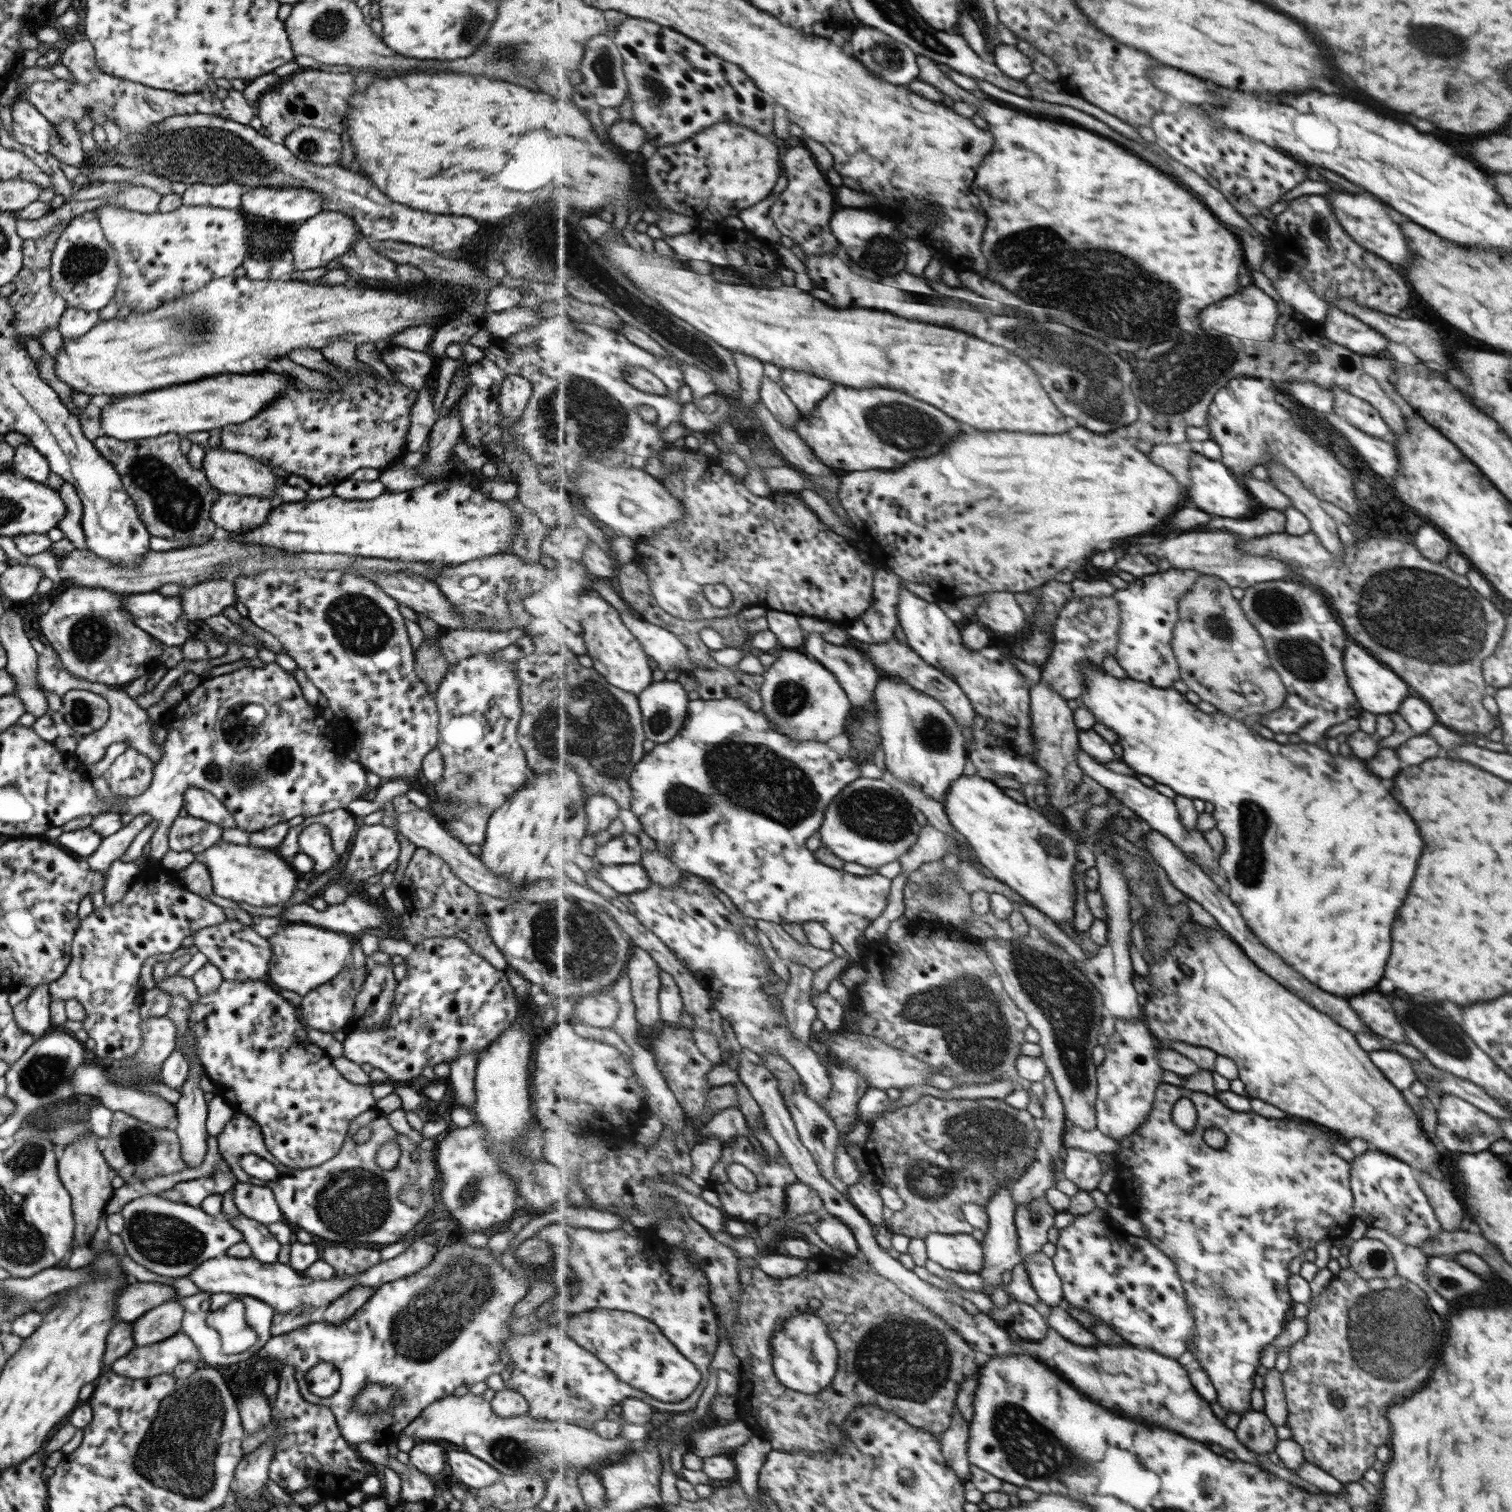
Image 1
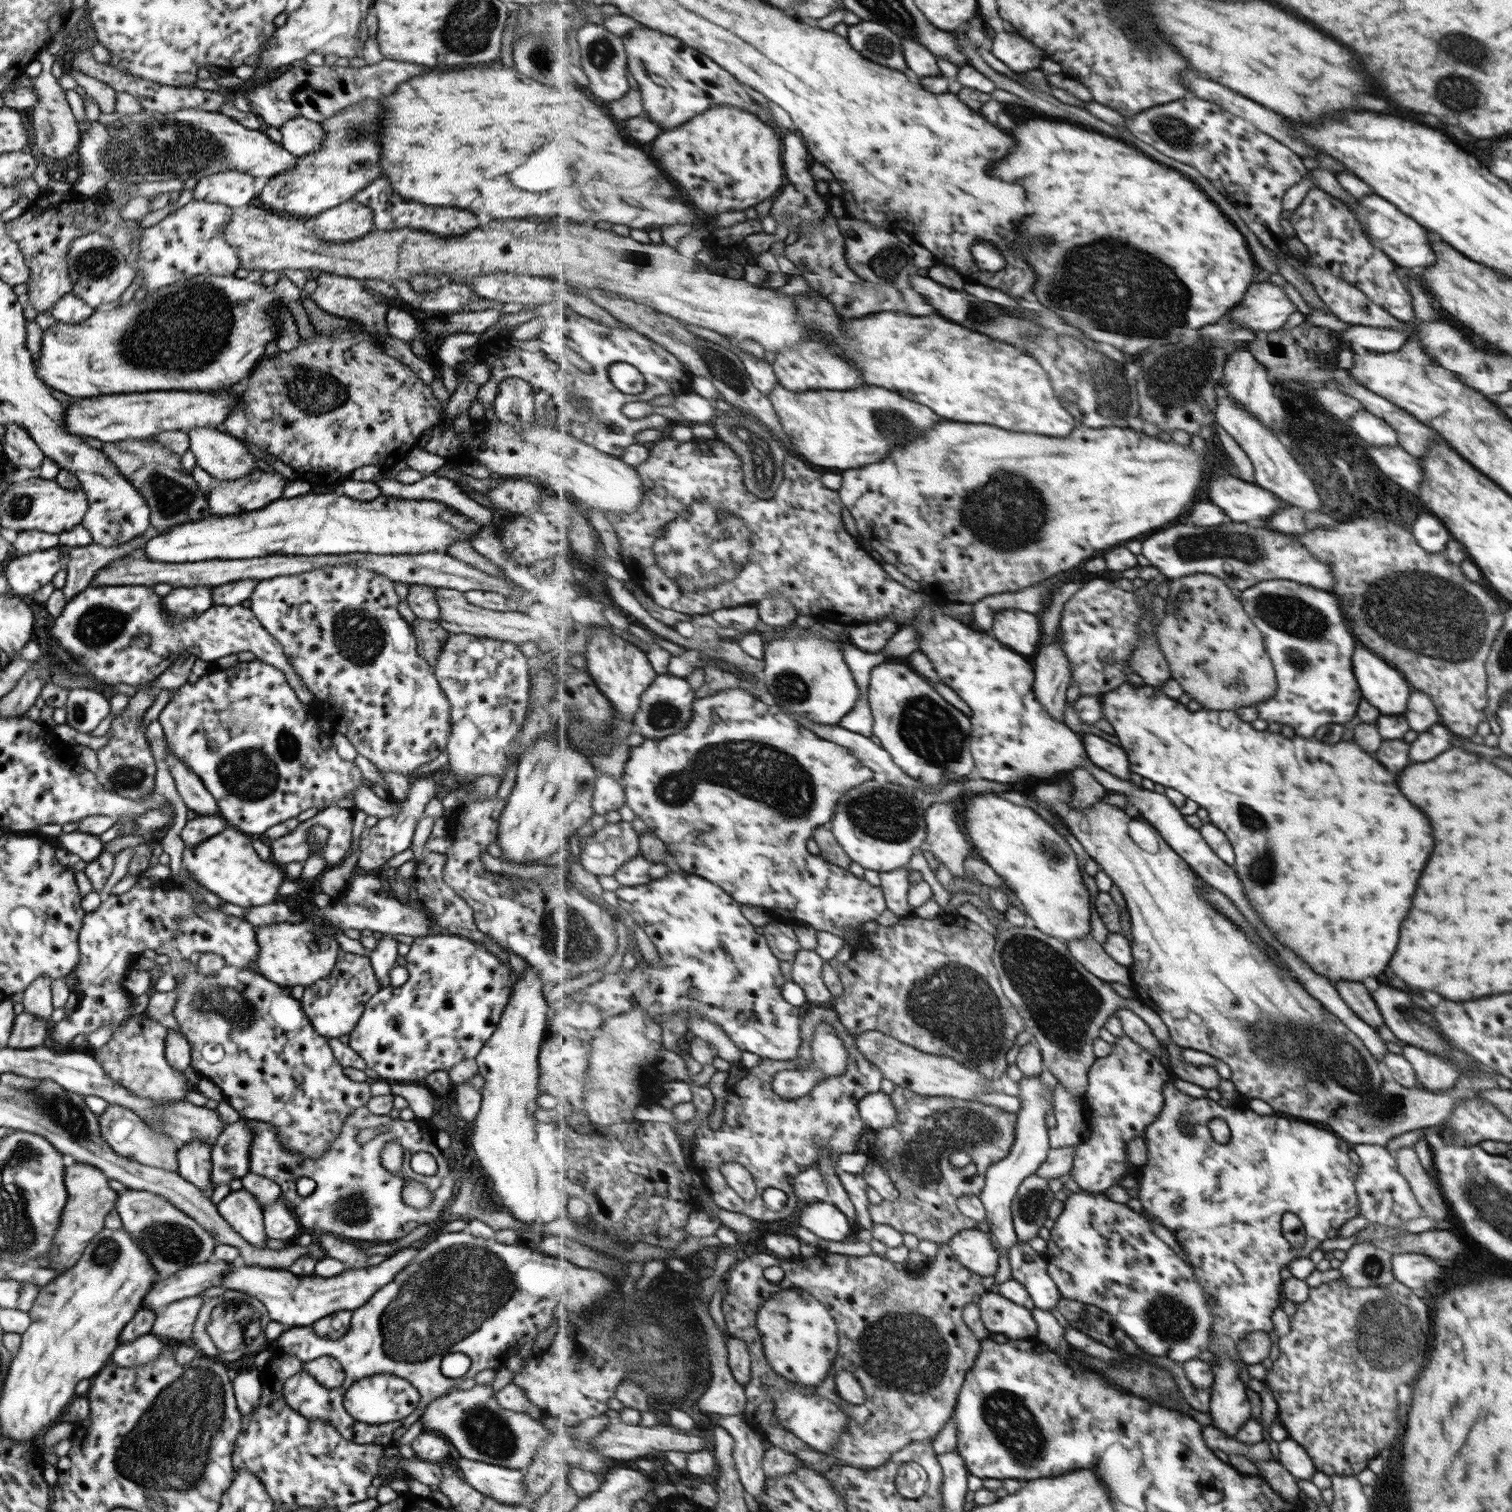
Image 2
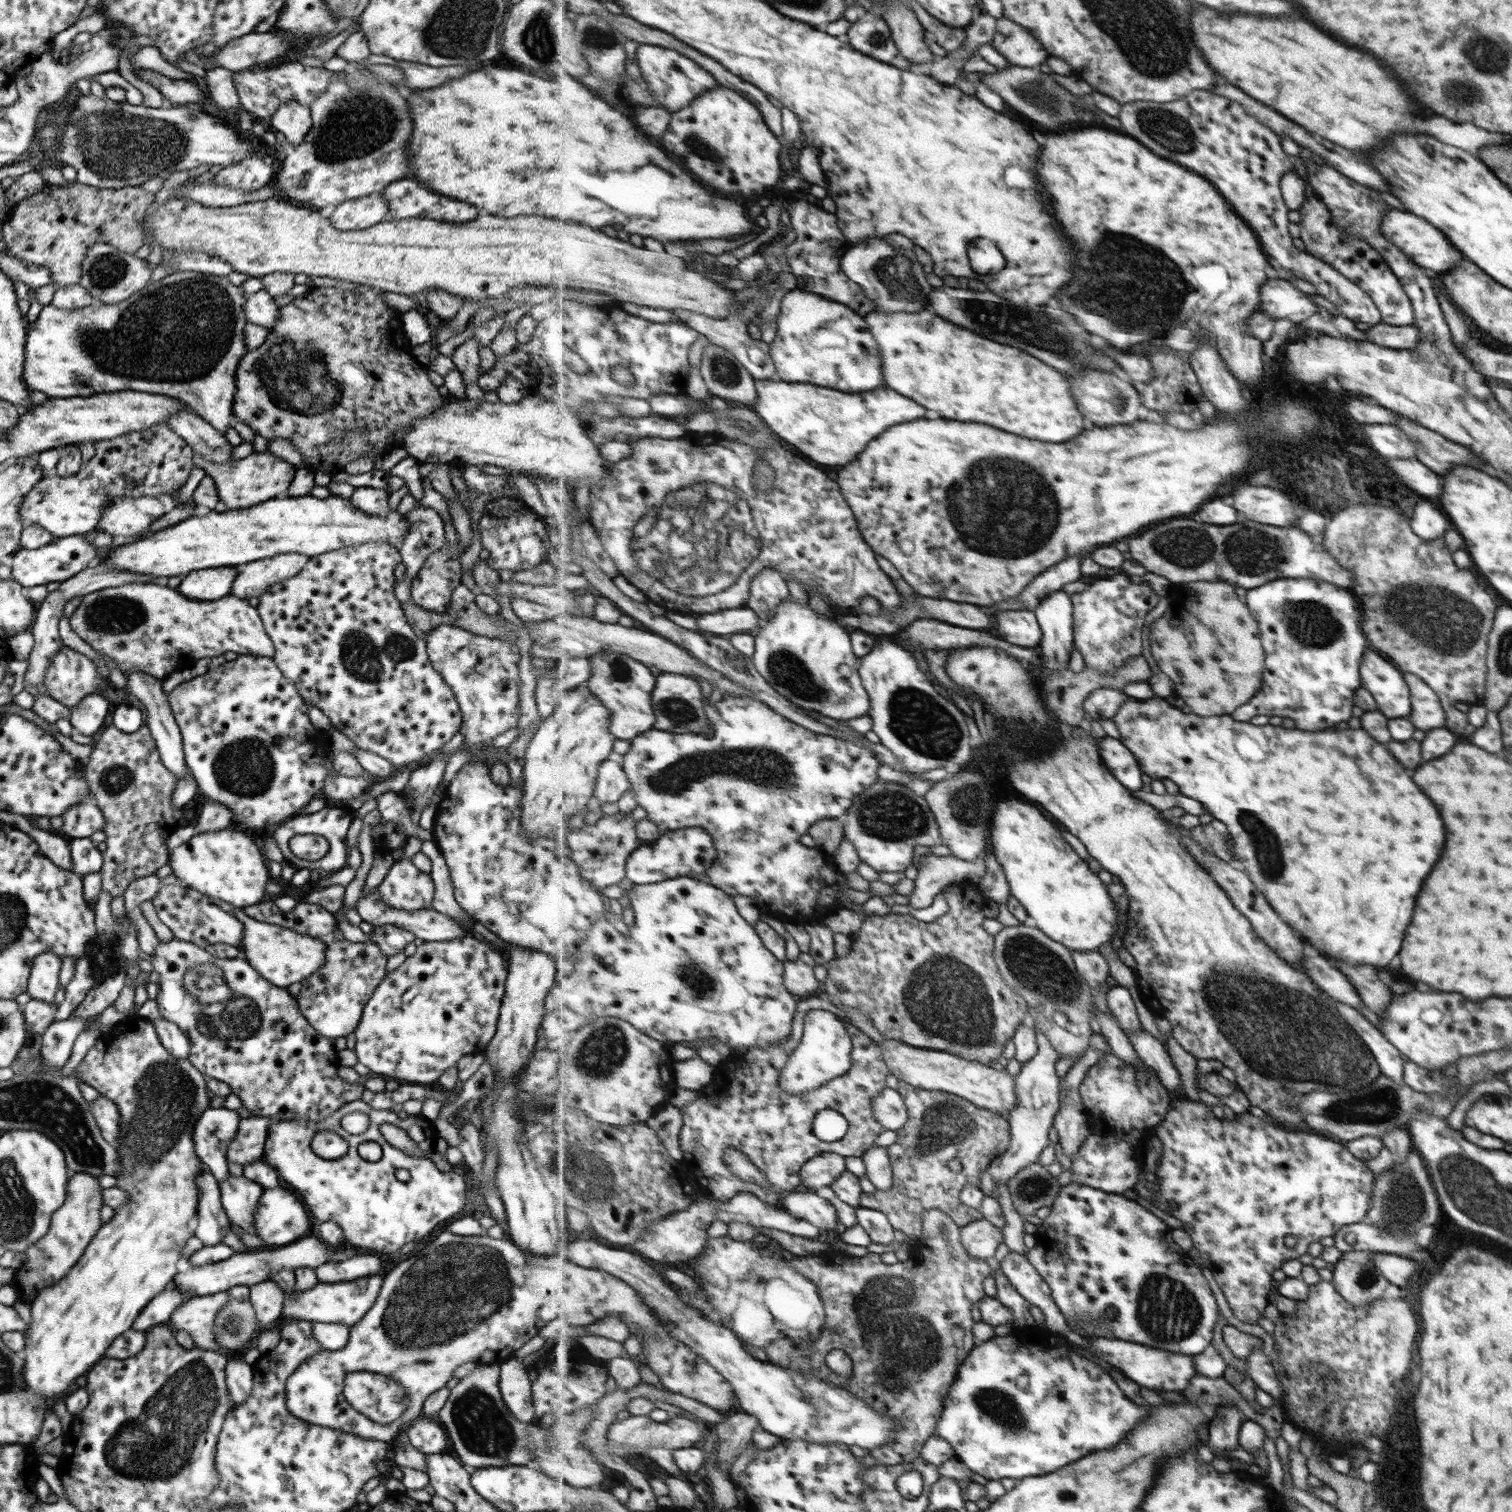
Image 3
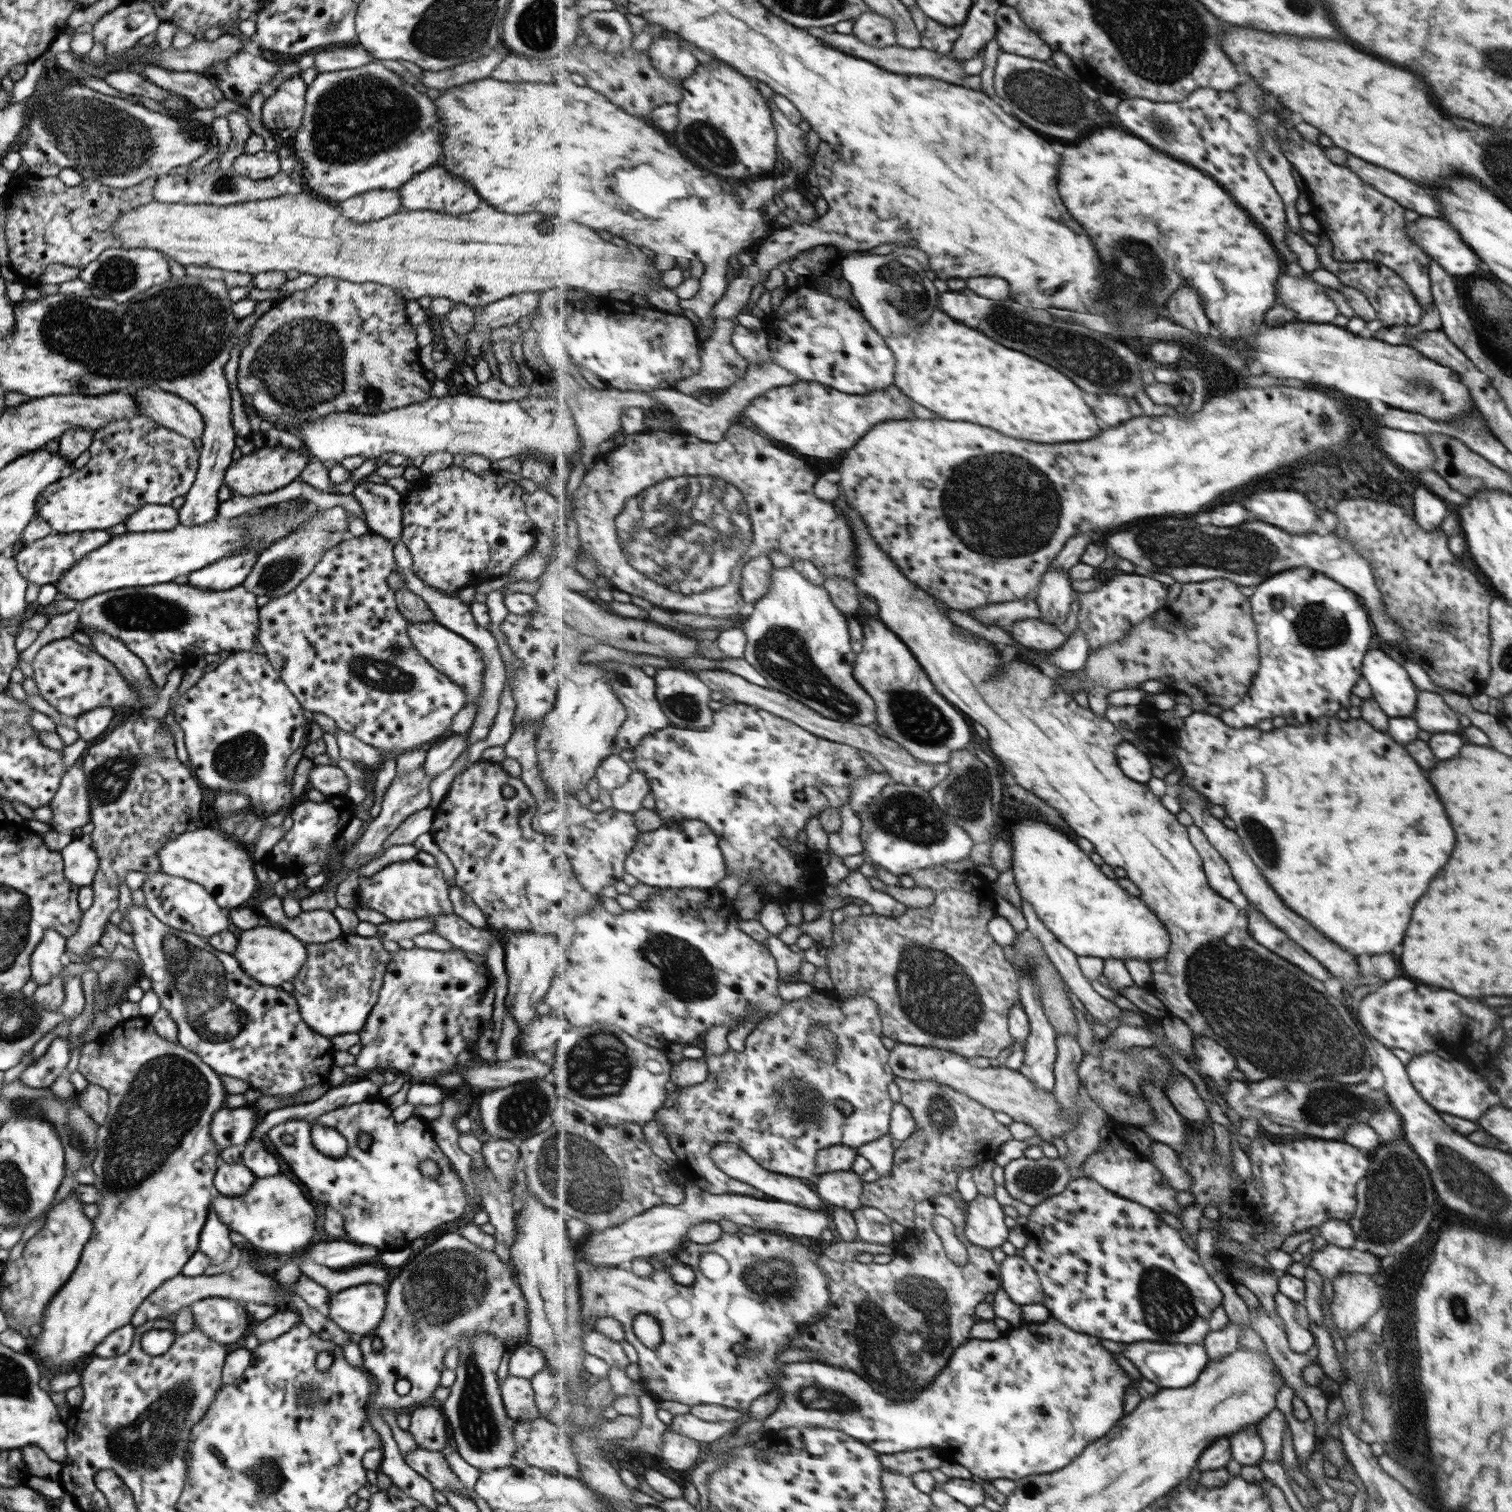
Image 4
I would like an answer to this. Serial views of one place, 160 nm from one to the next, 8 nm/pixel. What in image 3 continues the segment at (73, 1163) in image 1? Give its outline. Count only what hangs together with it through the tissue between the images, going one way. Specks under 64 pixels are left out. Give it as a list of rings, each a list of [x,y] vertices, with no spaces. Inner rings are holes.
[[[70,1173],[65,1188],[65,1199],[63,1200],[63,1204],[51,1215],[48,1231],[24,1252],[25,1262],[16,1270],[12,1284],[15,1290],[17,1290],[17,1299],[25,1299],[29,1303],[38,1290],[53,1285],[55,1281],[65,1276],[69,1272],[69,1269],[77,1263],[92,1236],[102,1225],[99,1216],[99,1209],[104,1205],[104,1201],[101,1200],[102,1189],[97,1186],[95,1177],[81,1173]]]

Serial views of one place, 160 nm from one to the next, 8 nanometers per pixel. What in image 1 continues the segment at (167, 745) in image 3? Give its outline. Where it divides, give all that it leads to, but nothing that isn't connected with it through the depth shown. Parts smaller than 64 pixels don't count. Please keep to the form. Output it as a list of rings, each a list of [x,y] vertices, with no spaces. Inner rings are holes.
[[[193,787],[185,789],[182,796],[182,808],[189,816],[204,820],[211,824],[217,824],[219,828],[236,827],[233,815],[225,808],[225,805],[221,804],[211,793],[205,790]]]

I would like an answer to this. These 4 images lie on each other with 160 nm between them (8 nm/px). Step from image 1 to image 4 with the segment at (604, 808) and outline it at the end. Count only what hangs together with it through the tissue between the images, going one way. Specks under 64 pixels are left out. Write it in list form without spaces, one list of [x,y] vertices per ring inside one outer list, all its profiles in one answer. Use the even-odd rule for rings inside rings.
[[[615,752],[611,756],[608,756],[597,769],[595,785],[611,793],[615,789],[628,784],[634,772],[633,765],[630,762],[625,762],[618,755],[618,752]]]

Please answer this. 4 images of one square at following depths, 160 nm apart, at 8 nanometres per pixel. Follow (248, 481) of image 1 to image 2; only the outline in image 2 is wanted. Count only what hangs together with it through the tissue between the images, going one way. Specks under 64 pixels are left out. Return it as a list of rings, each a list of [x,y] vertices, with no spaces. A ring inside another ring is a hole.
[[[204,426],[186,433],[196,465],[214,480],[235,480],[254,470],[254,456],[243,443],[226,433]]]

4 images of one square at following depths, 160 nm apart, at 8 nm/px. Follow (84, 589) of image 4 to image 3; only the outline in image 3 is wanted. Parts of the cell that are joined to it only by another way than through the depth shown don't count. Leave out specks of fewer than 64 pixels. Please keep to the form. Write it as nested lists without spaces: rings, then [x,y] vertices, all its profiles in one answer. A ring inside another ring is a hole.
[[[310,494],[299,497],[280,495],[249,508],[230,511],[217,508],[199,518],[189,516],[149,536],[115,548],[99,563],[128,573],[168,578],[184,576],[193,570],[252,563],[288,552],[313,557],[366,542],[388,542],[398,549],[409,527],[405,516],[396,511],[370,515],[357,510],[349,498],[338,495],[330,494],[324,499]]]

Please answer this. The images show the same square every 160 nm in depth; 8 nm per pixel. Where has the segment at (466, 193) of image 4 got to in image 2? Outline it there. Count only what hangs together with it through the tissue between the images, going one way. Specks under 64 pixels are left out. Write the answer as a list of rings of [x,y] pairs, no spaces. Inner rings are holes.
[[[385,178],[373,180],[365,188],[357,190],[350,202],[359,203],[367,207],[373,215],[372,231],[393,231],[397,228],[413,228],[423,232],[433,232],[437,236],[461,236],[469,230],[477,228],[477,218],[471,212],[457,210],[457,208],[425,208],[421,204],[405,202],[397,193],[391,191],[391,185]]]

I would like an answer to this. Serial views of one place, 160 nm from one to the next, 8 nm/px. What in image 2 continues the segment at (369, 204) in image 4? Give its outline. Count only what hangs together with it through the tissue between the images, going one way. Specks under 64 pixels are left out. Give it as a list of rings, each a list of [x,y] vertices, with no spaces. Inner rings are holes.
[[[350,201],[328,208],[314,218],[313,235],[325,242],[355,241],[373,228],[371,211]]]

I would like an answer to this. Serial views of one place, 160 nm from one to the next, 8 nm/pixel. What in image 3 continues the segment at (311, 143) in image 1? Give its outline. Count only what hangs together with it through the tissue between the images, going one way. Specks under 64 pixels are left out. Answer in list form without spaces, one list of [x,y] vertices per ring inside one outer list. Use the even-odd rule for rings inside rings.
[[[290,100],[267,119],[266,127],[272,131],[281,132],[289,144],[294,147],[301,144],[307,131],[311,128],[309,107],[301,106]]]

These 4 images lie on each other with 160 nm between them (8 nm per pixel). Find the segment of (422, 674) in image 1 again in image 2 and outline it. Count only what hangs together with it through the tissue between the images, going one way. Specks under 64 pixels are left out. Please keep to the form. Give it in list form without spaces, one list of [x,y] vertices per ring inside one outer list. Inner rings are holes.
[[[416,618],[410,627],[416,641],[417,655],[421,656],[423,661],[433,668],[437,663],[441,645],[447,638],[447,631],[441,628],[436,621],[421,620],[420,618]]]

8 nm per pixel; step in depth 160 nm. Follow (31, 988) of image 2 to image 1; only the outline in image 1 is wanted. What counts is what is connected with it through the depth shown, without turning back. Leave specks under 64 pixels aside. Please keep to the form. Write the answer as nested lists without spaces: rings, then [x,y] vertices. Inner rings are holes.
[[[37,985],[19,1004],[12,1007],[12,1020],[27,1034],[38,1038],[51,1030],[50,996],[46,985]]]

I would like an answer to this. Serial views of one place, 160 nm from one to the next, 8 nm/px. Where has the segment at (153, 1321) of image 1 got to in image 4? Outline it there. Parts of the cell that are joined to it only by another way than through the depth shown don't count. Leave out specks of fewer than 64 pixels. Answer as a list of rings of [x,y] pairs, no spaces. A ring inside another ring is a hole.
[[[209,1297],[190,1304],[192,1323],[213,1342],[231,1344],[253,1324],[243,1304],[225,1297]]]

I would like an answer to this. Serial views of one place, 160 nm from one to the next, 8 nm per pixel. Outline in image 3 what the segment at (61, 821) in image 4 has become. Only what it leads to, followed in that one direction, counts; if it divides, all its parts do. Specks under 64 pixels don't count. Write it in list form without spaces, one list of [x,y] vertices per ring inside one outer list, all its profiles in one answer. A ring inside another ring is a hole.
[[[80,800],[62,814],[61,832],[68,837],[87,838],[102,830],[104,818],[92,800]]]

